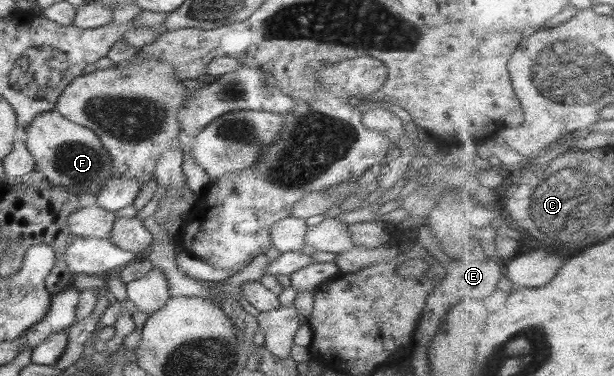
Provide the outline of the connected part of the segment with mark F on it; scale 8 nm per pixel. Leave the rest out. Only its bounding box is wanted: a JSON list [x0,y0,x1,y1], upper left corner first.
[25,110,111,195]

